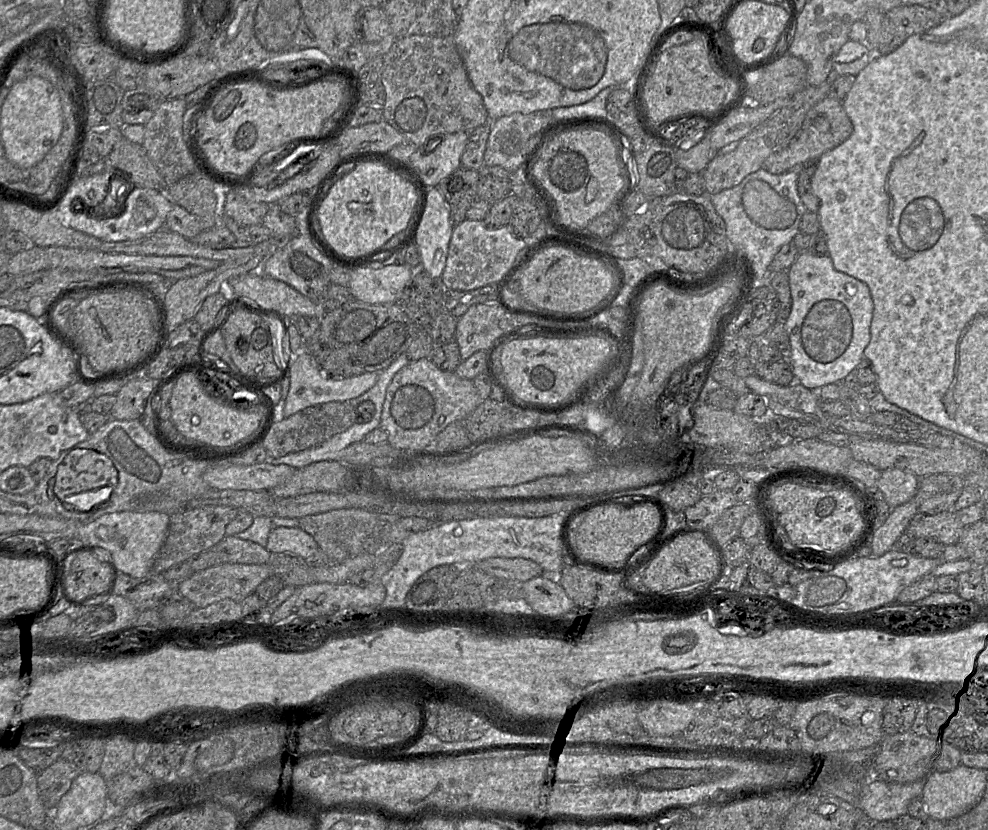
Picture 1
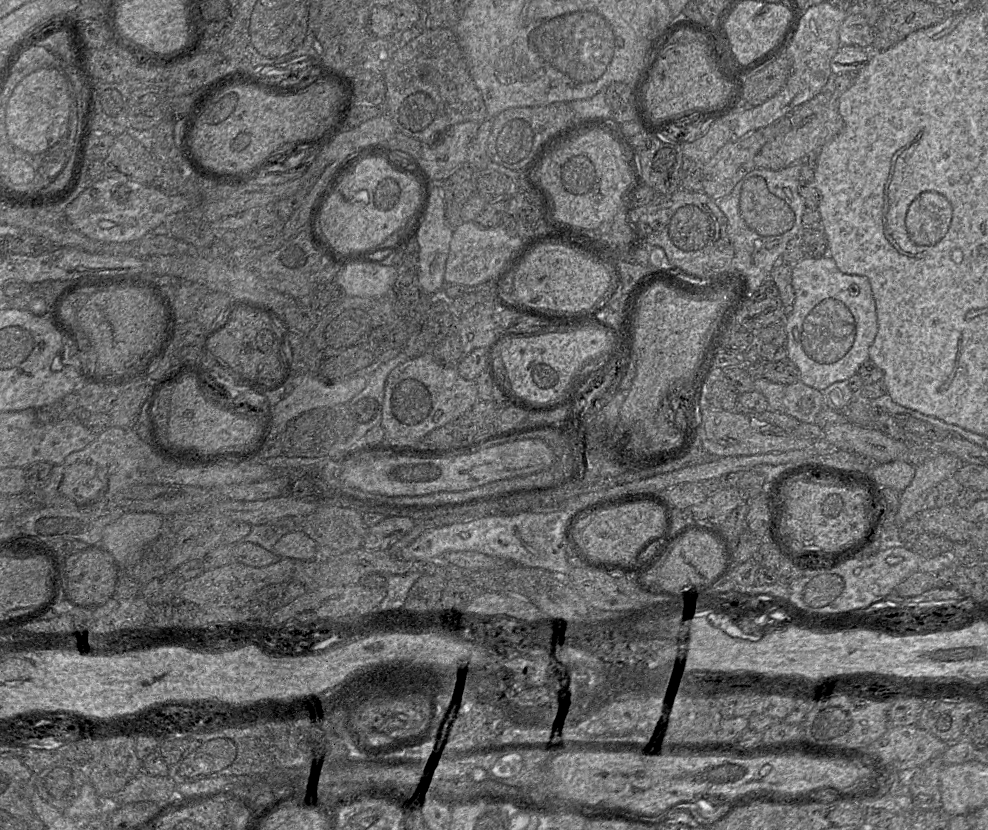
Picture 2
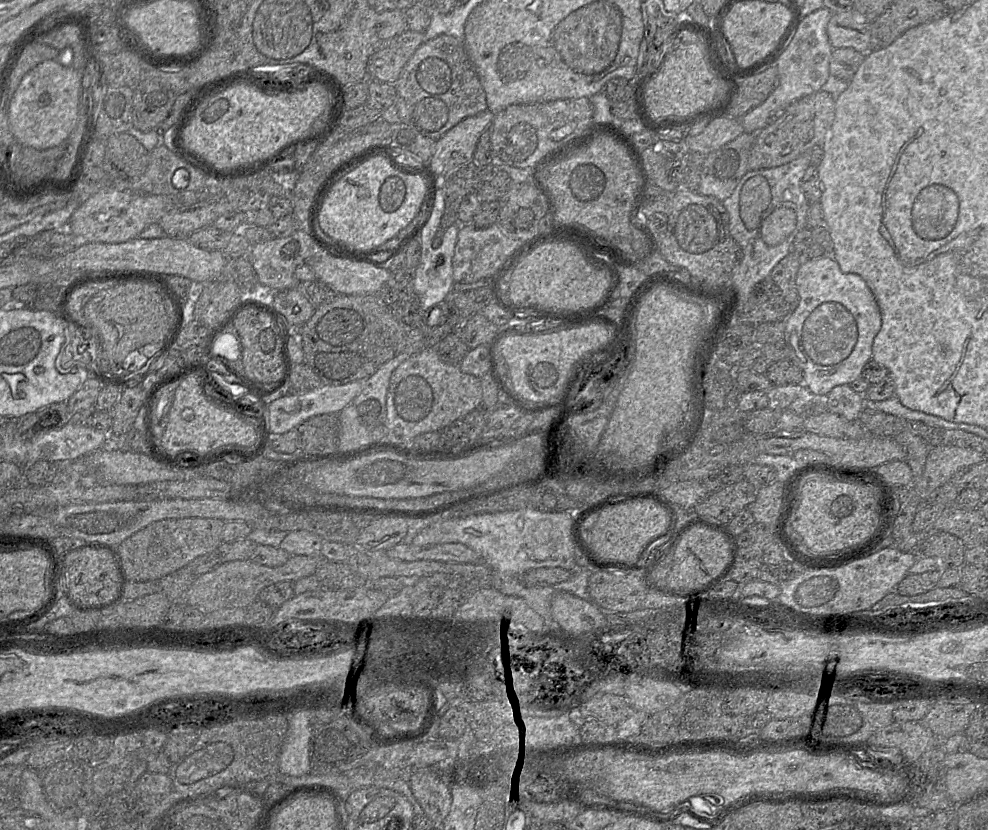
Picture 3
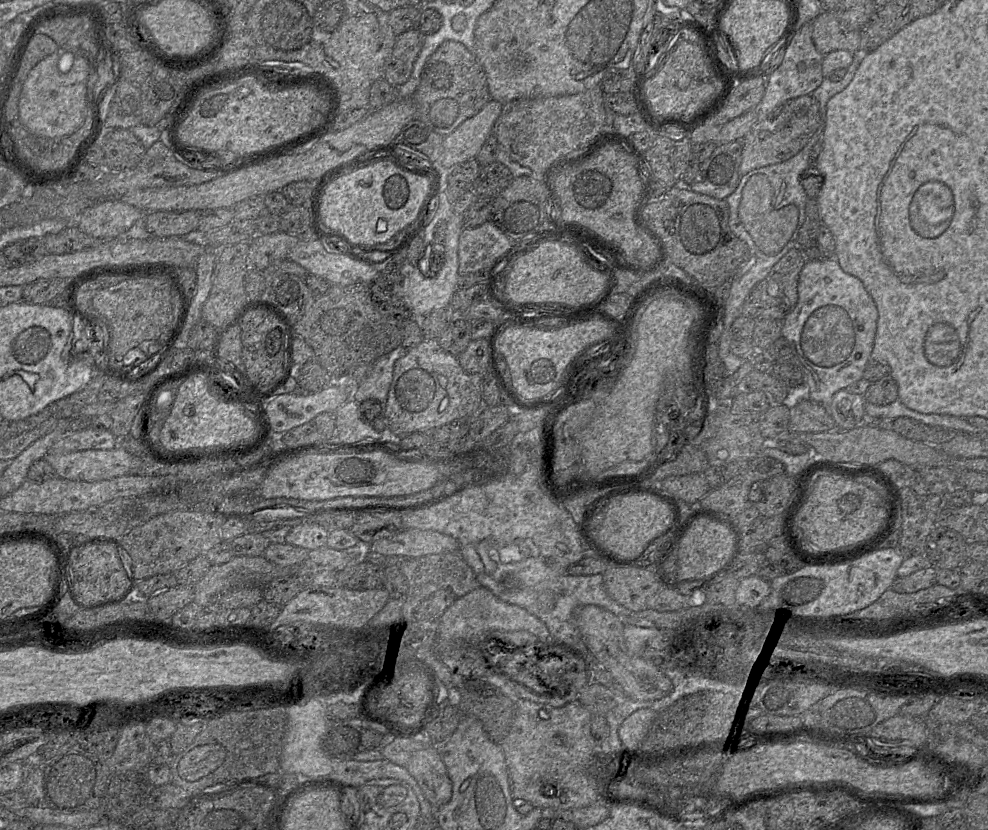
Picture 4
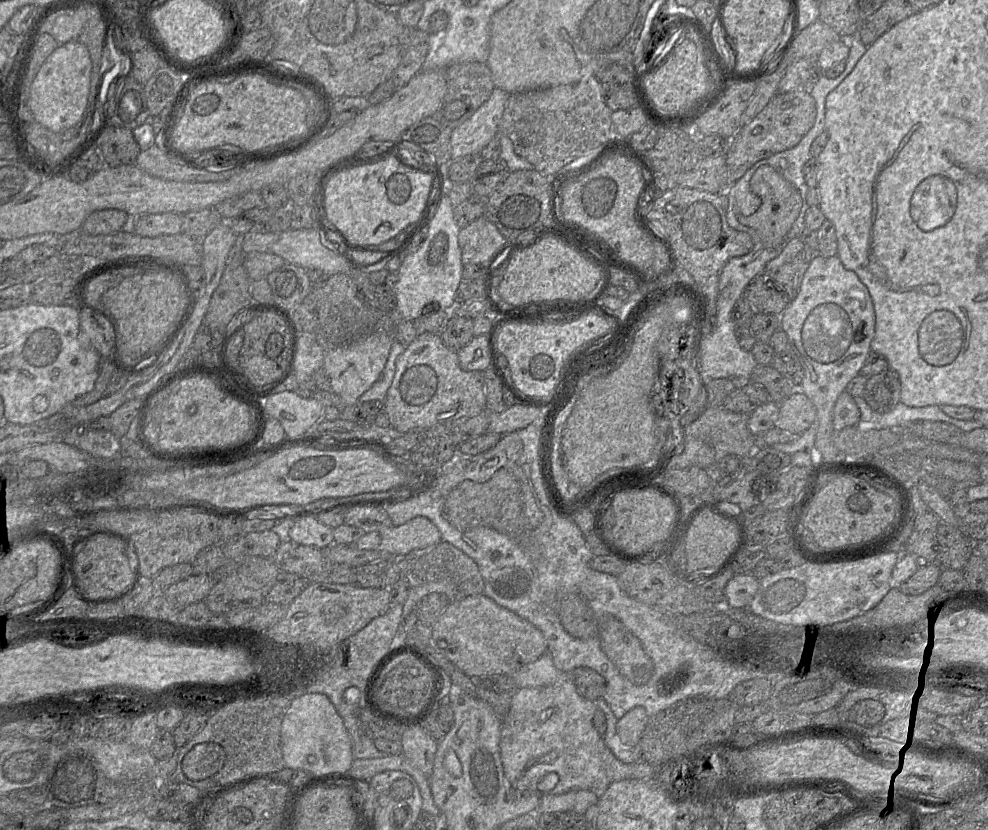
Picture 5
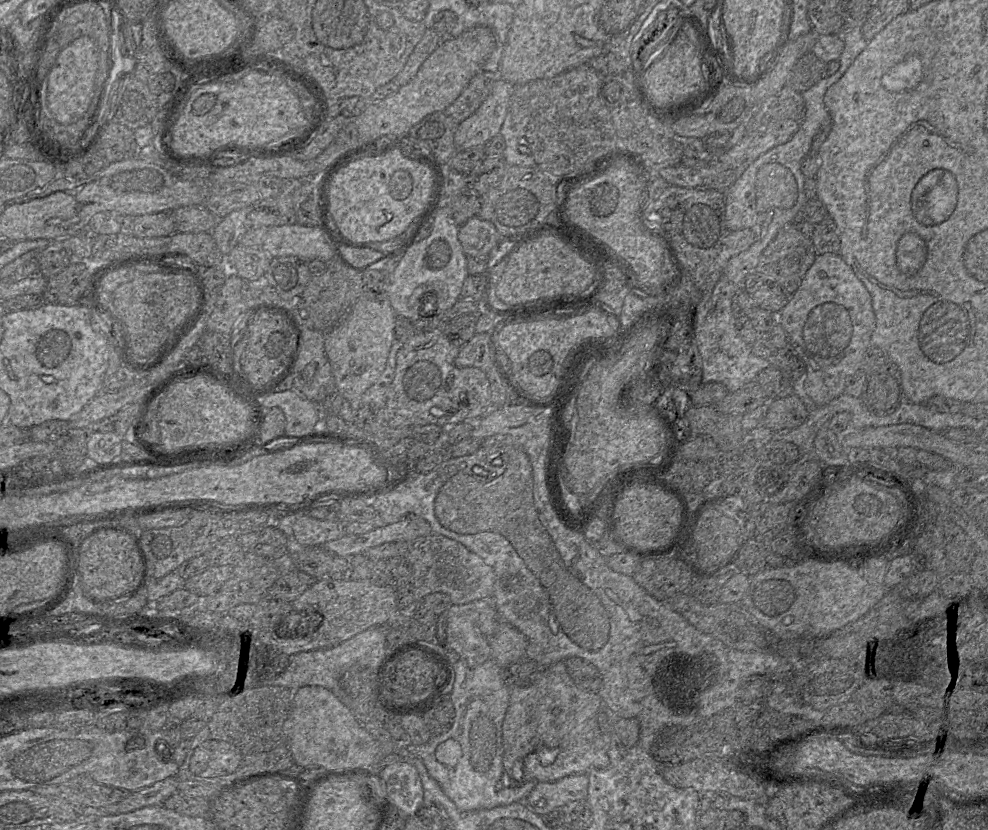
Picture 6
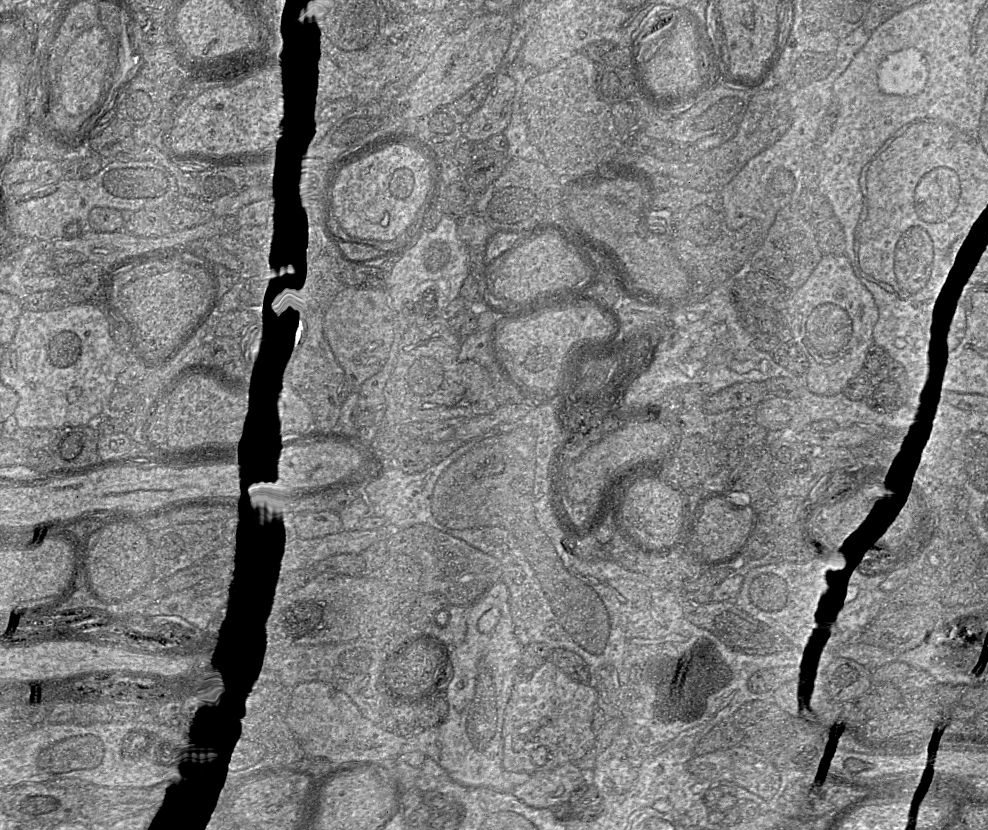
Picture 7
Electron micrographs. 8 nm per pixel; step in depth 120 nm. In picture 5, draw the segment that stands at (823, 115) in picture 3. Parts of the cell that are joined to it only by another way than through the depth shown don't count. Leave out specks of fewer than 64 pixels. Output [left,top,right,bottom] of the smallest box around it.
[726,90,816,184]

